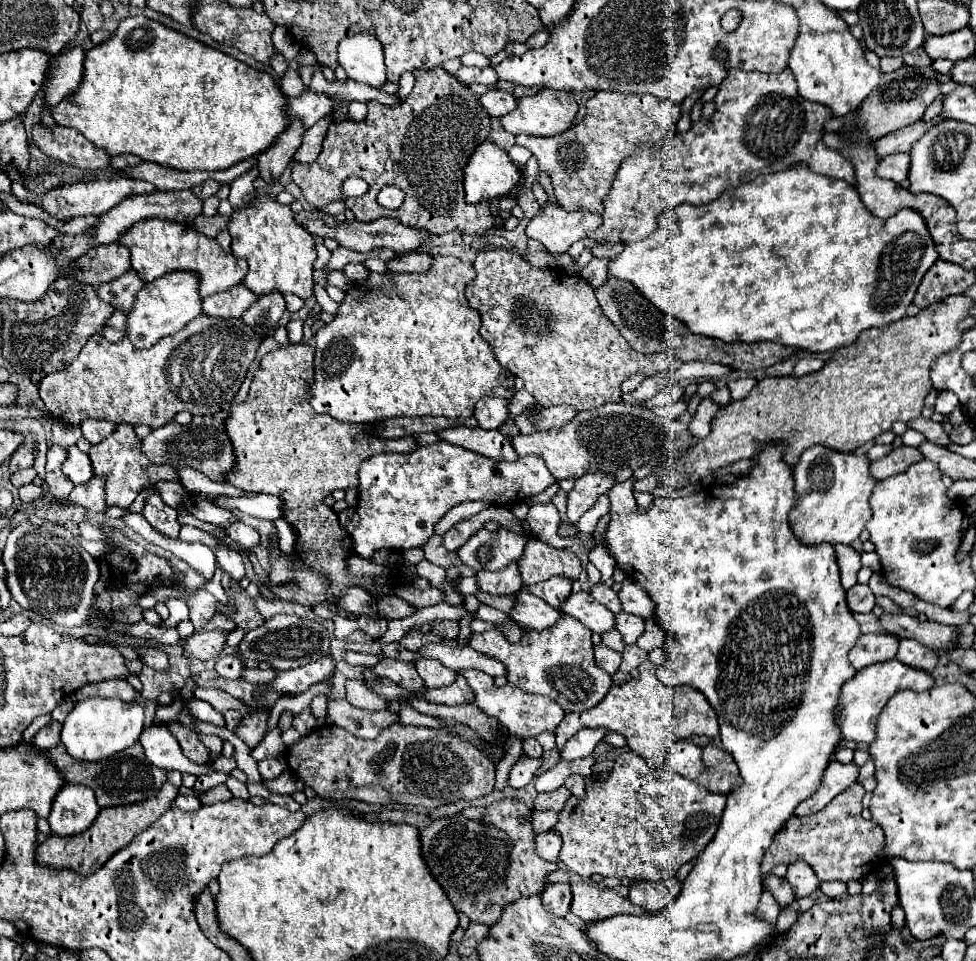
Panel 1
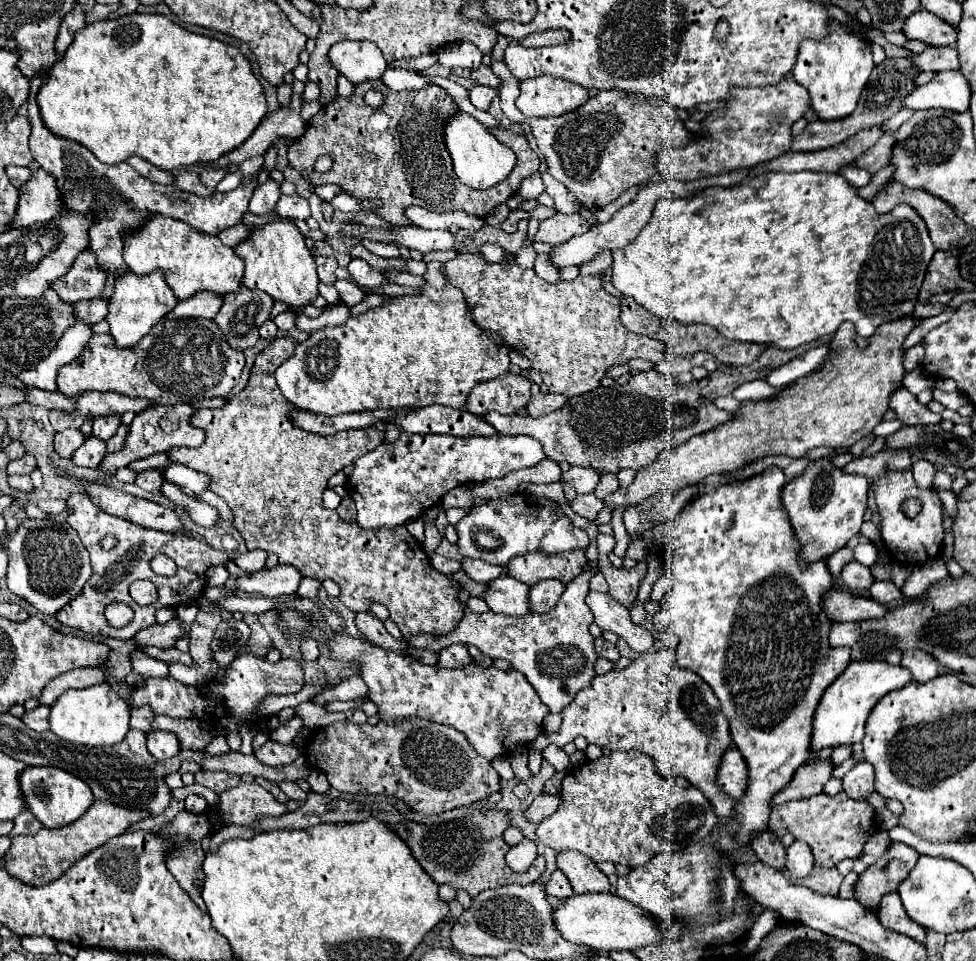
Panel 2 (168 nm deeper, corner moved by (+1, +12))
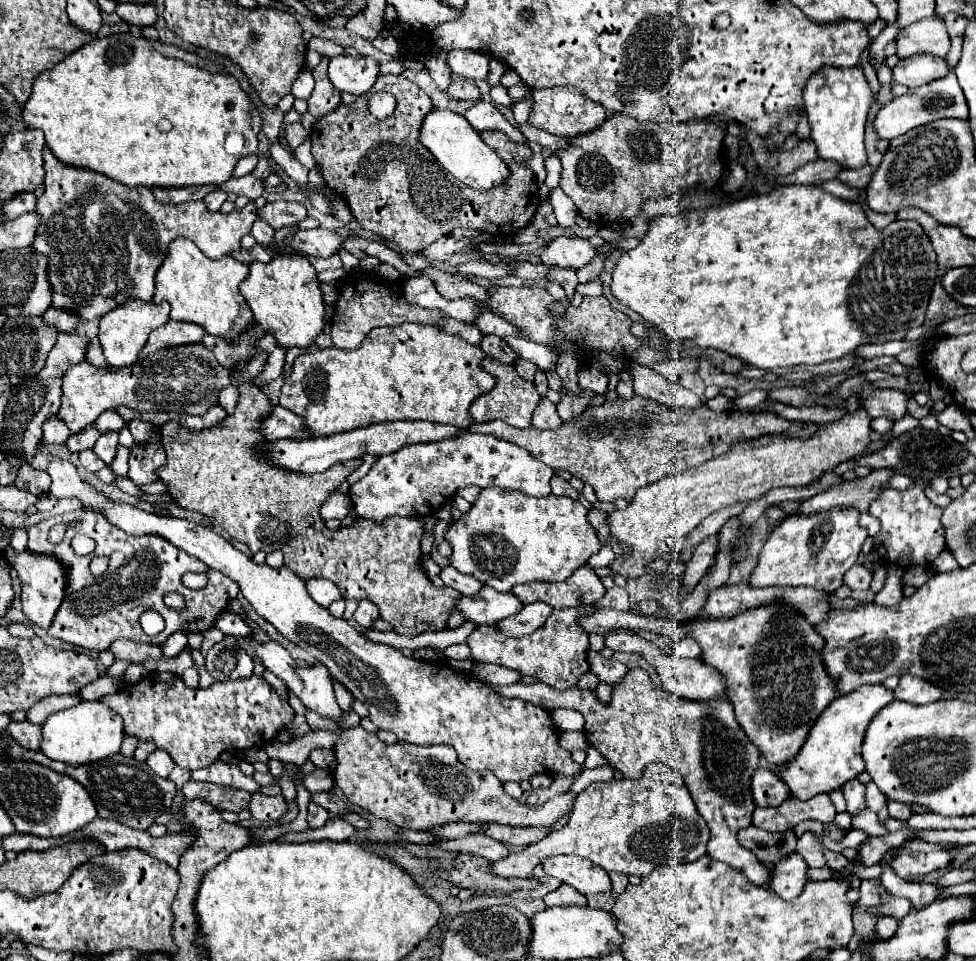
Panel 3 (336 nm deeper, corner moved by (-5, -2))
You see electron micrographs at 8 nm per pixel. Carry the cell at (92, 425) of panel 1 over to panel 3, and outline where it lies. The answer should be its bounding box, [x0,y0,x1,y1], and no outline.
[93,432,117,464]

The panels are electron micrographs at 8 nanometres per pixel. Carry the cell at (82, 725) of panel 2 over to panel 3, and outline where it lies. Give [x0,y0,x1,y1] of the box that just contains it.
[39,702,125,766]

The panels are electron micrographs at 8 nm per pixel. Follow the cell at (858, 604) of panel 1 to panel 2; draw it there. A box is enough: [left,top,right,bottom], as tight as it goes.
[841,562,875,592]

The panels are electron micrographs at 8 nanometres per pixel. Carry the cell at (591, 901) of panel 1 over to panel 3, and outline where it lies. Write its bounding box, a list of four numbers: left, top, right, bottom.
[541,854,609,896]

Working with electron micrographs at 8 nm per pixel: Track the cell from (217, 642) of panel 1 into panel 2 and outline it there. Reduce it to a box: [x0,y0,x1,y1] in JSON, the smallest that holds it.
[135,618,185,648]

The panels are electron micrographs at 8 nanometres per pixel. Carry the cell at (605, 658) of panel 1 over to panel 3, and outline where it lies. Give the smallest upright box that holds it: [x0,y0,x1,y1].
[587,652,629,686]

